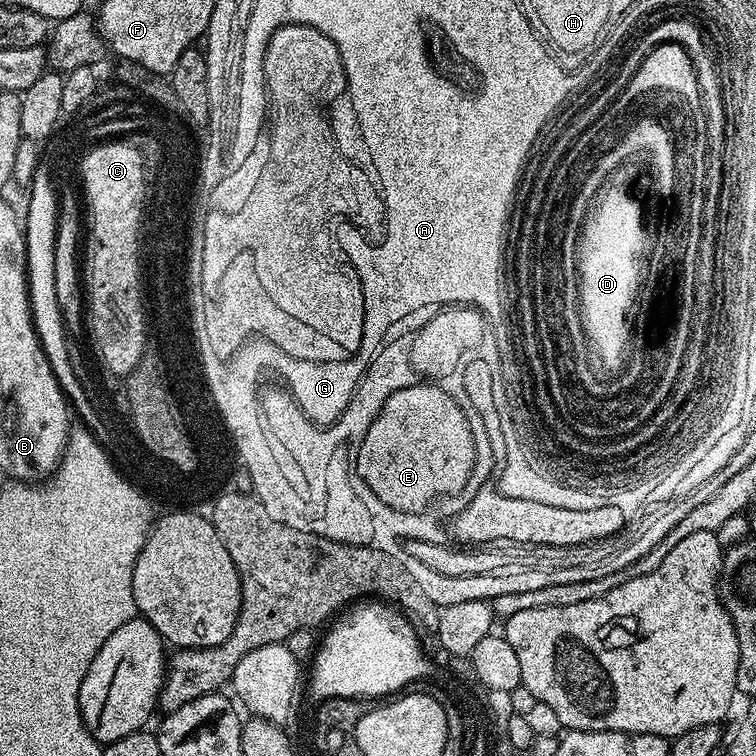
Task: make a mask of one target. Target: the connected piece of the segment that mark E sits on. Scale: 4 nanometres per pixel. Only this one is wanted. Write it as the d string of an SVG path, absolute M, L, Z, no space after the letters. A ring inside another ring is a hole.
M405 383L371 427L356 474L364 487L380 492L388 504L396 504L396 508L420 508L432 492L460 488L464 476L468 476L471 461L472 436L464 428L464 416L452 408L452 400L431 388L412 388ZM416 392L424 392L424 408L432 416L408 416L412 404L416 404ZM408 436L420 436L420 440L407 440Z

